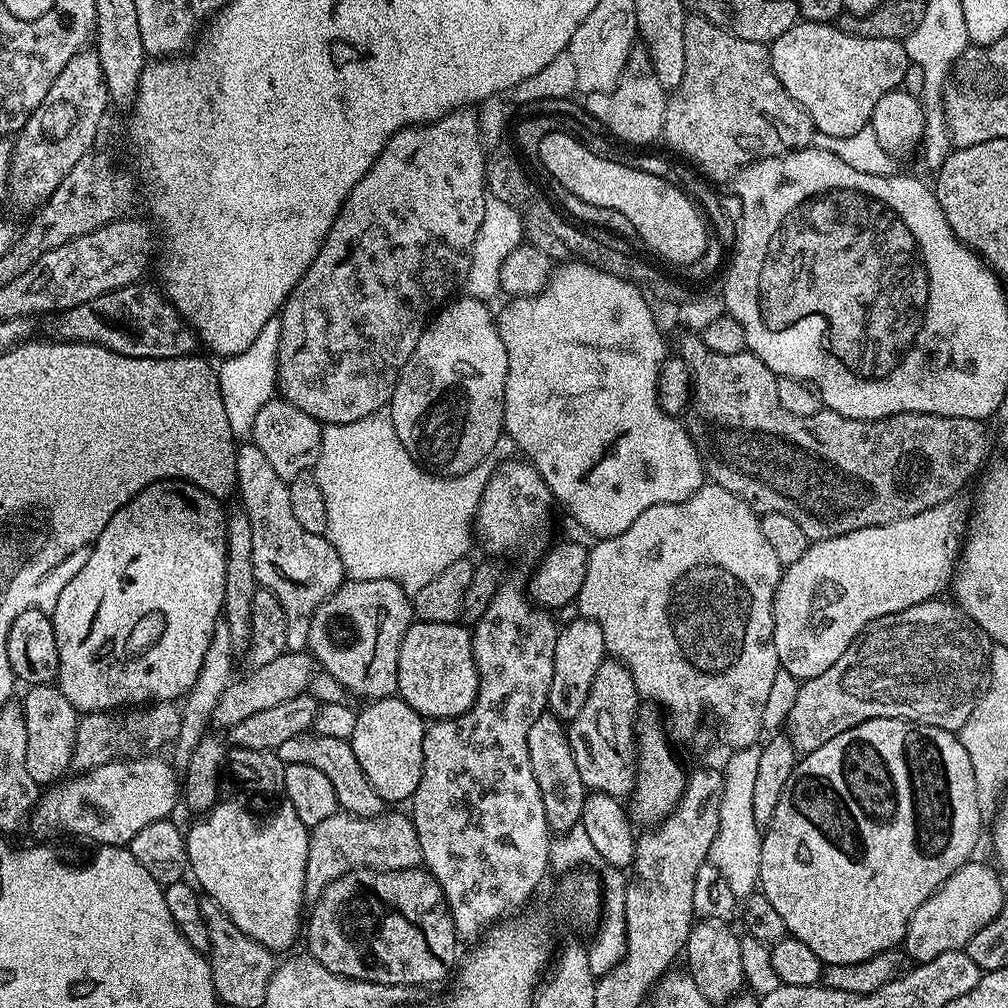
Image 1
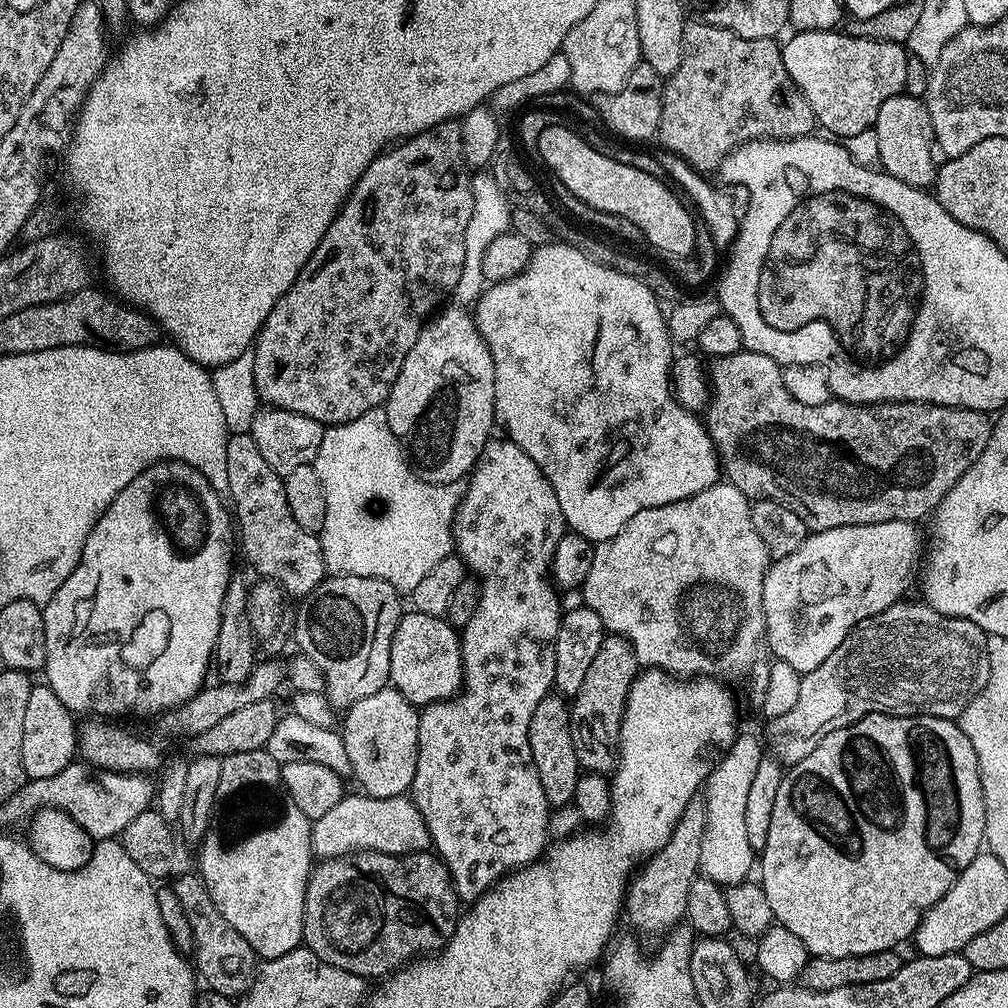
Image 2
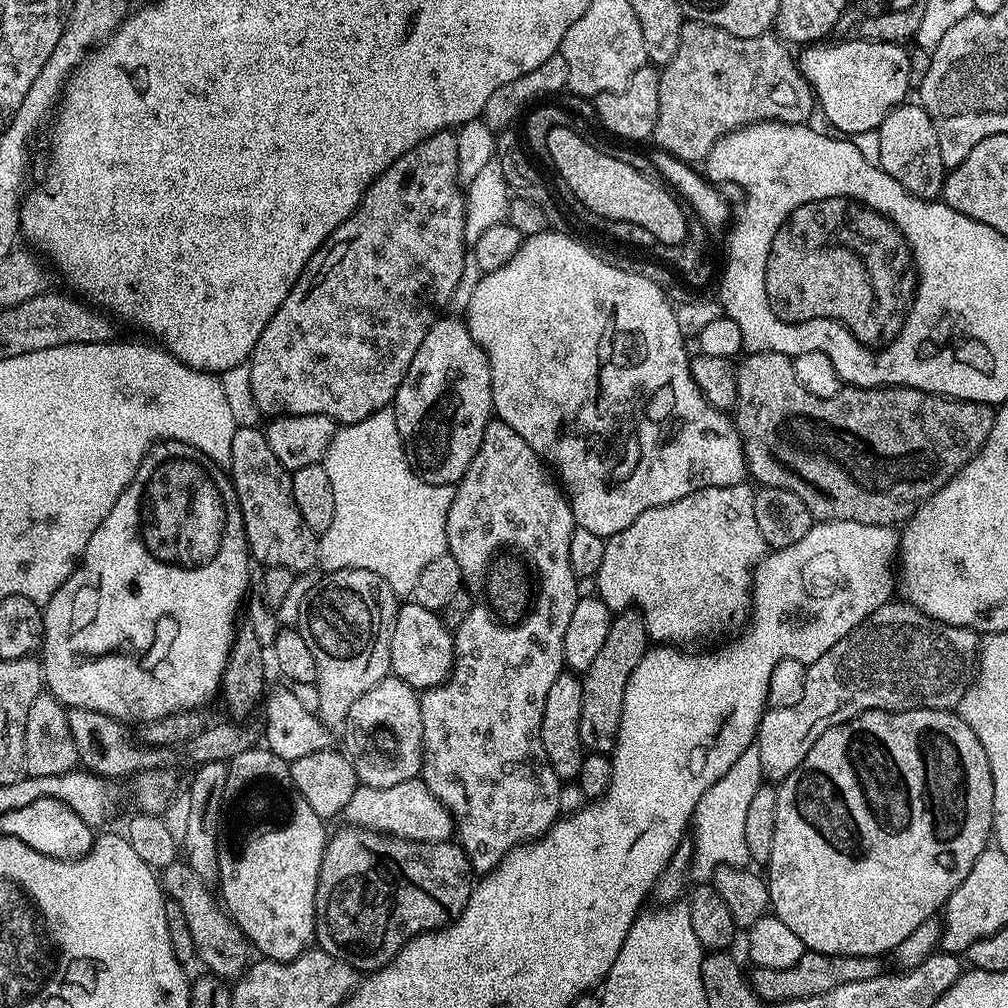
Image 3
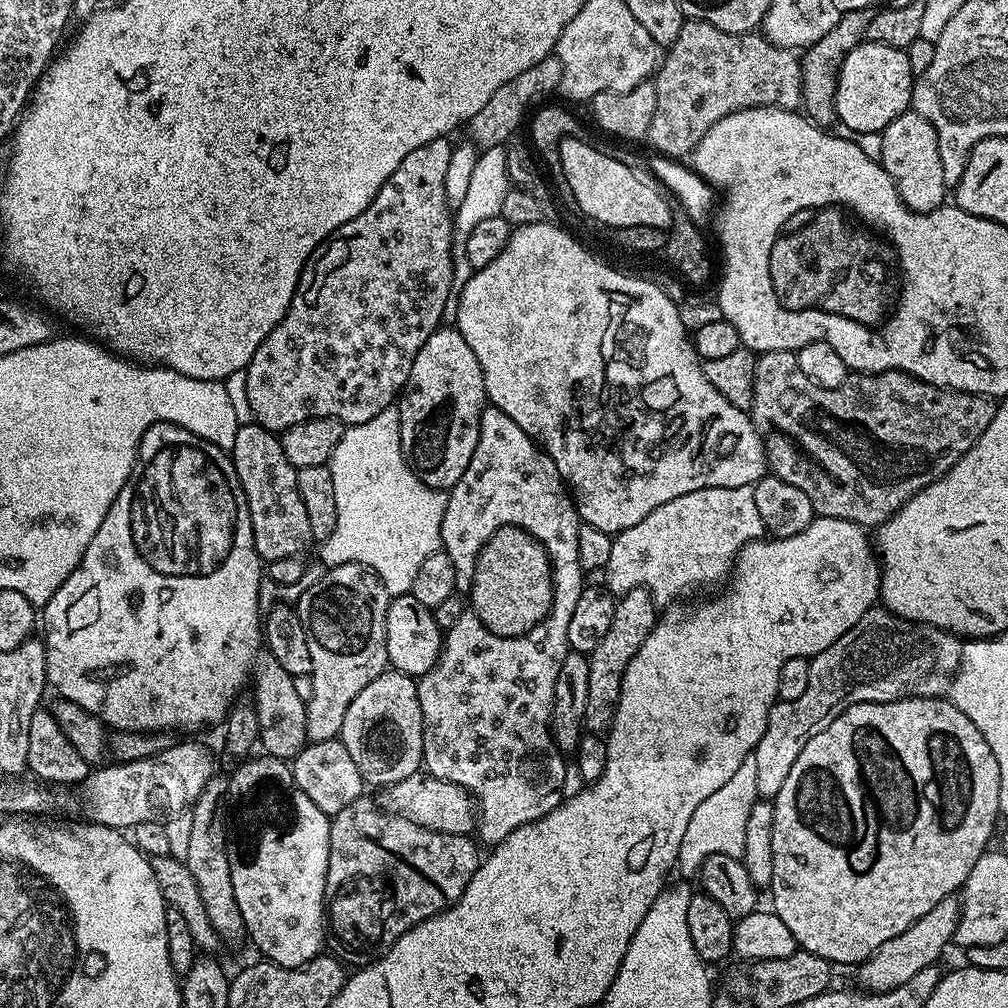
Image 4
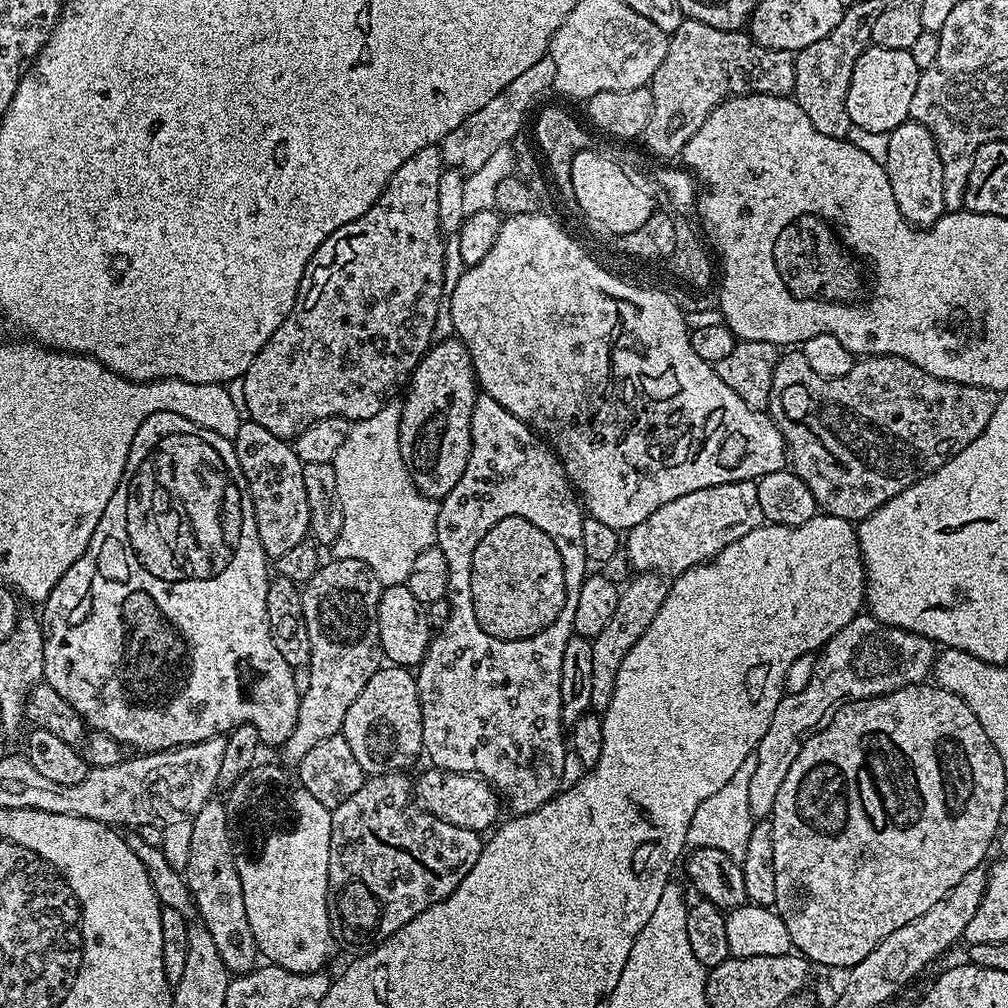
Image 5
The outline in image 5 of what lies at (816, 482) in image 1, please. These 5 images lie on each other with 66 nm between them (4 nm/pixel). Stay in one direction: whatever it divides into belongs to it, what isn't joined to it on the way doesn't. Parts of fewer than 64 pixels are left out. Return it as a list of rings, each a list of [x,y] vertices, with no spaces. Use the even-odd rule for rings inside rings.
[[[803,351],[785,352],[788,353],[777,359],[772,375],[773,393],[784,392],[785,406],[804,412],[807,431],[813,437],[824,436],[824,444],[832,448],[827,456],[838,456],[844,464],[848,464],[848,468],[856,468],[856,476],[860,476],[860,480],[868,480],[868,484],[872,484],[872,492],[876,492],[876,500],[883,502],[902,494],[902,490],[923,476],[939,472],[951,456],[958,454],[958,450],[970,446],[970,442],[986,430],[986,422],[996,416],[1000,401],[999,395],[988,388],[934,378],[906,358],[866,356],[853,363],[850,374],[827,380],[810,370]]]

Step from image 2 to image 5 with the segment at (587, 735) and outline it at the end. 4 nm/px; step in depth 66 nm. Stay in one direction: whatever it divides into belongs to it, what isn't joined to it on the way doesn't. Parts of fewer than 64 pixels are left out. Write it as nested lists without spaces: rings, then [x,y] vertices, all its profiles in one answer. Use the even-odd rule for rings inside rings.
[[[636,572],[621,587],[618,606],[610,617],[610,623],[592,641],[593,672],[590,681],[590,702],[592,708],[603,710],[610,706],[610,698],[614,698],[614,682],[618,678],[618,666],[622,666],[622,658],[630,654],[630,646],[646,634],[646,626],[654,622],[654,614],[662,610],[662,602],[666,602],[666,594],[670,587],[665,577],[657,572]]]

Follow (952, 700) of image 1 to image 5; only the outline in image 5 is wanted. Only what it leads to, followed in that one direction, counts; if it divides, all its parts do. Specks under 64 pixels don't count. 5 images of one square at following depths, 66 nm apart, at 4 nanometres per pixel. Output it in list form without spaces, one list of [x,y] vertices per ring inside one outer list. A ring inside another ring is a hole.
[[[861,614],[846,626],[842,626],[842,630],[838,630],[838,634],[834,634],[834,638],[830,638],[819,649],[814,674],[810,674],[810,682],[806,682],[806,687],[798,690],[798,694],[781,696],[778,710],[774,710],[774,718],[770,718],[770,730],[766,730],[762,742],[756,747],[756,765],[748,790],[750,814],[753,818],[771,817],[774,802],[778,799],[778,790],[782,790],[782,782],[786,782],[786,774],[790,774],[790,766],[794,766],[802,746],[816,732],[830,726],[834,714],[838,714],[842,706],[855,700],[869,700],[872,696],[881,696],[911,684],[925,683],[929,679],[937,655],[937,645],[925,636],[907,632],[892,624],[883,624],[881,620],[873,620],[868,614]]]

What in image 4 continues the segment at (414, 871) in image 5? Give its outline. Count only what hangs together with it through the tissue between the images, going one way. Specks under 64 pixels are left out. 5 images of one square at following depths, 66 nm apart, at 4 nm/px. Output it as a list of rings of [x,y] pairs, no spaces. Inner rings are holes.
[[[361,798],[331,817],[330,858],[324,891],[324,915],[330,933],[326,944],[331,955],[348,966],[373,964],[406,930],[456,904],[482,859],[482,852],[476,849],[477,841],[472,841],[471,835],[435,832],[377,808],[368,798]]]

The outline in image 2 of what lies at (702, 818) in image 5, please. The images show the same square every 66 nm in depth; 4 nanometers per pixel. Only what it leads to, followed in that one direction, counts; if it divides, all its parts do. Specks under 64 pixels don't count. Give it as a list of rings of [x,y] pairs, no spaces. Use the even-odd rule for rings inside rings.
[[[739,735],[734,746],[725,753],[716,769],[706,781],[706,830],[700,855],[700,872],[721,886],[745,883],[749,879],[748,871],[754,868],[754,853],[750,842],[746,840],[746,802],[749,800],[750,786],[754,783],[754,774],[758,771],[758,762],[766,755],[766,748],[760,745],[756,736]]]

